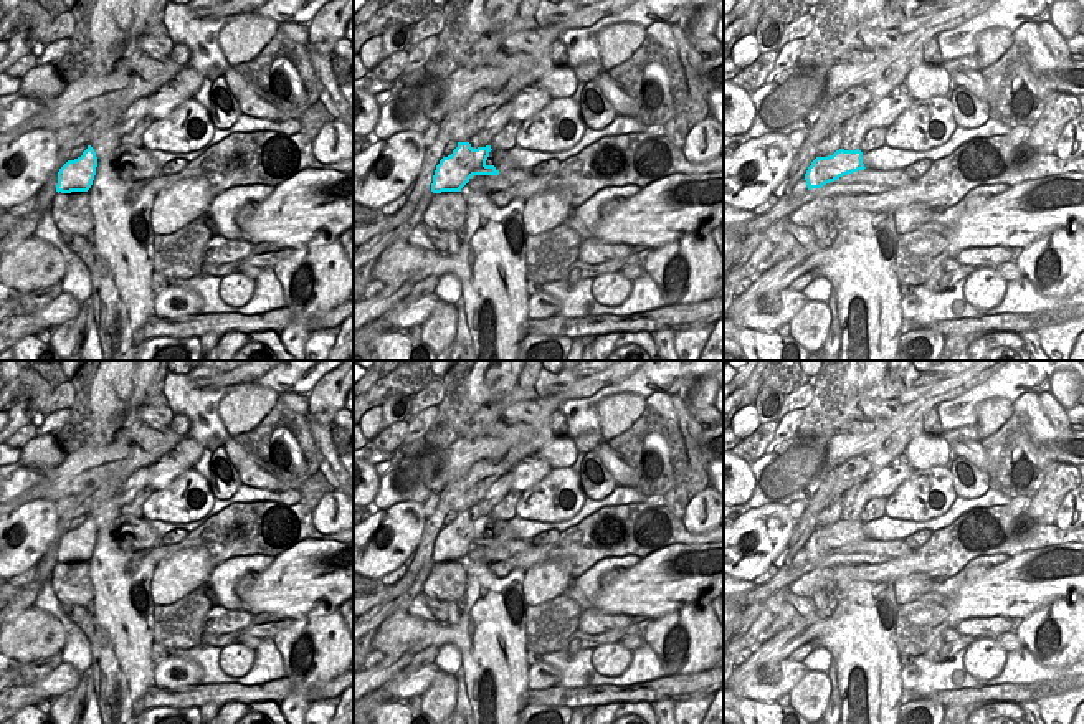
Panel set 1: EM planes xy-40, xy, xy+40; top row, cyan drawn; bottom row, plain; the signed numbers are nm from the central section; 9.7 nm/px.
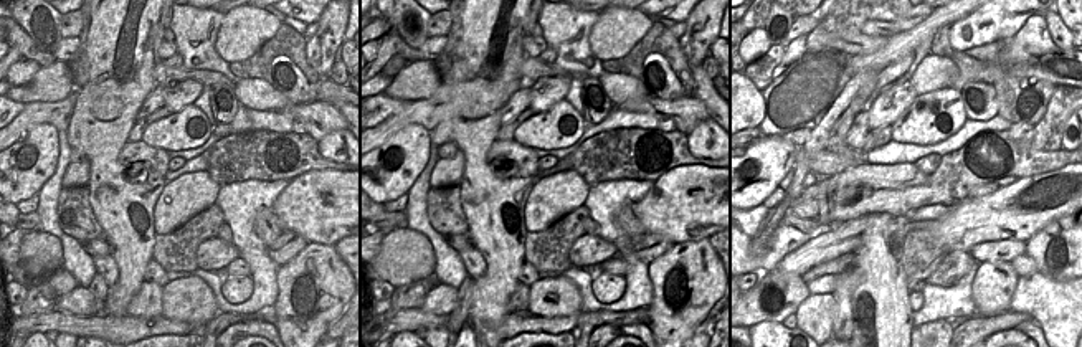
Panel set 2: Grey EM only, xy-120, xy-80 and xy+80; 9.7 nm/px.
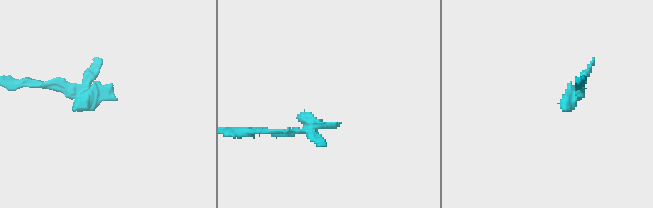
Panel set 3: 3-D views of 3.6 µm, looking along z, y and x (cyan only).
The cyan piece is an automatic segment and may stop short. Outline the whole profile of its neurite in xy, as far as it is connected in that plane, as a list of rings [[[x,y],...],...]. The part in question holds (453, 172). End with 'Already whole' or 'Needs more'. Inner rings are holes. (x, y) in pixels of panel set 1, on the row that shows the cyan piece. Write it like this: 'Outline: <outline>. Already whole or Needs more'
Outline: [[[458,142],[453,154],[436,165],[431,192],[461,192],[473,175],[499,175],[514,169],[519,167],[507,150],[494,150],[491,145],[473,149],[469,142]]]. Needs more.

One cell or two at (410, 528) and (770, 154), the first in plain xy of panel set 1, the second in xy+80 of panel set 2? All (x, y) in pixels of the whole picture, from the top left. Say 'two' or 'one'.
one

